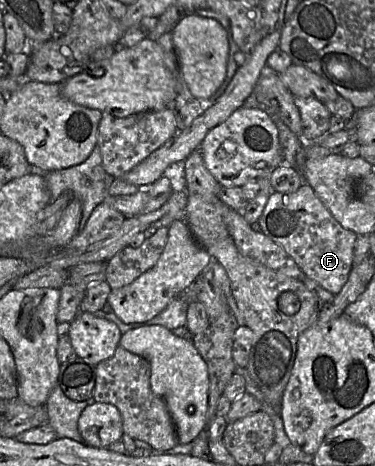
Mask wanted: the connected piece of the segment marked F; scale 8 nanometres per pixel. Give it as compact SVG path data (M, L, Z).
M307 183L293 193L273 192L258 220L258 229L279 244L301 271L333 295L346 284L353 266L357 234L344 228Z

